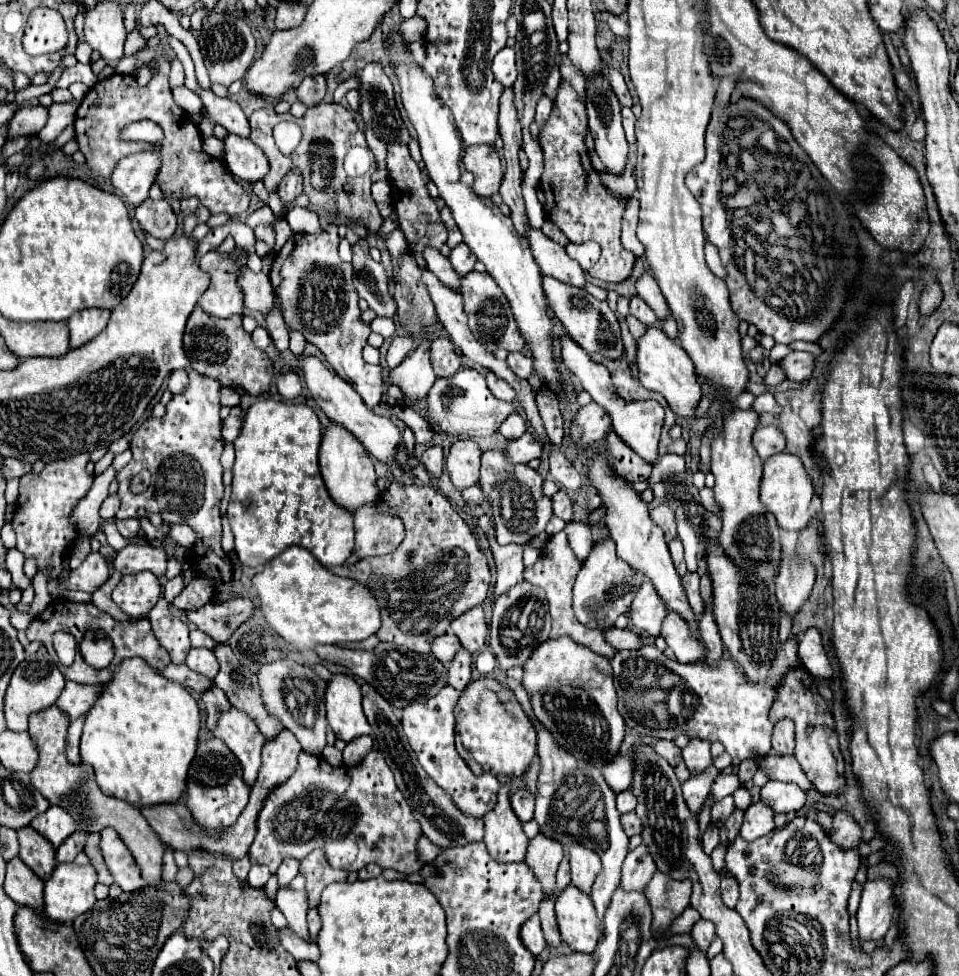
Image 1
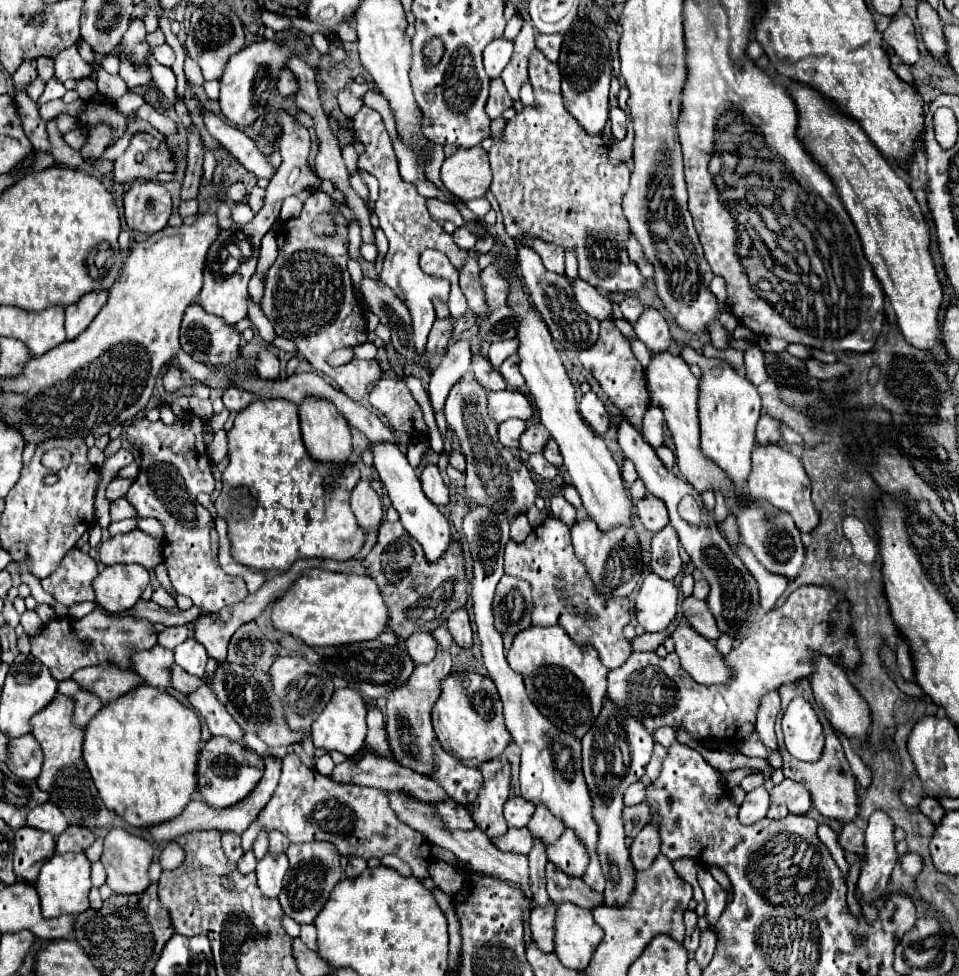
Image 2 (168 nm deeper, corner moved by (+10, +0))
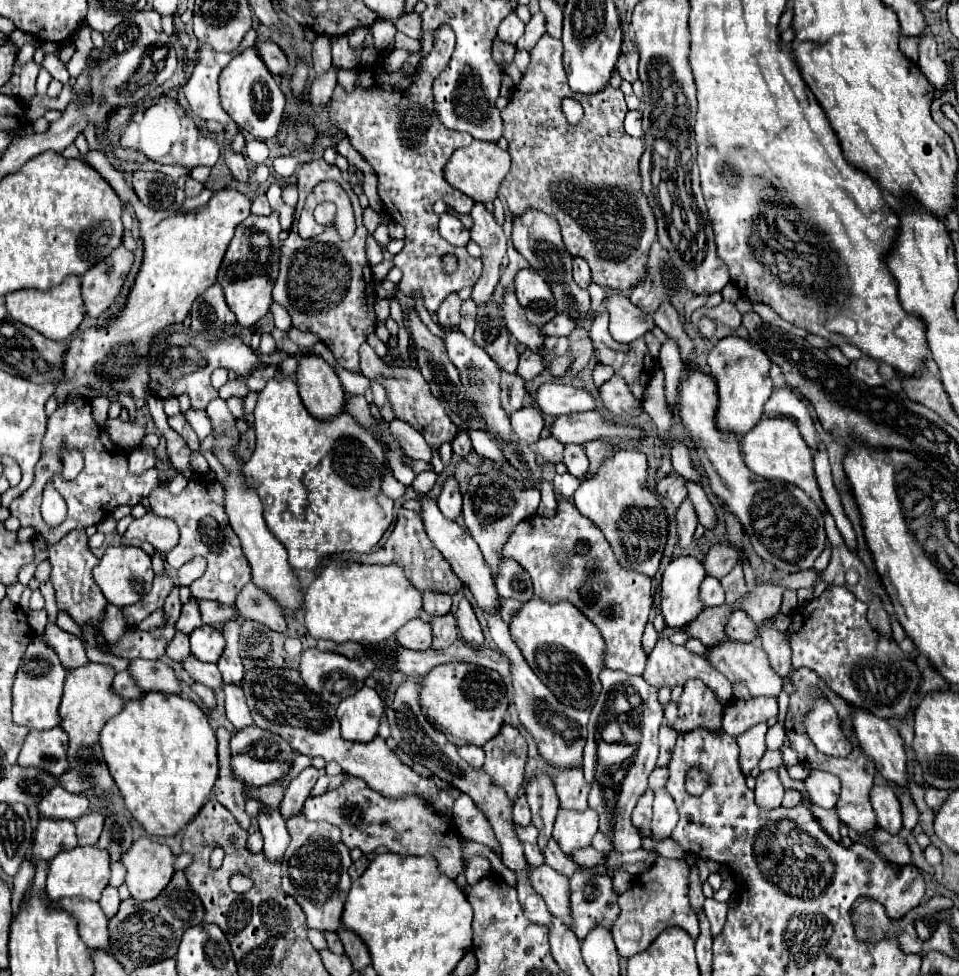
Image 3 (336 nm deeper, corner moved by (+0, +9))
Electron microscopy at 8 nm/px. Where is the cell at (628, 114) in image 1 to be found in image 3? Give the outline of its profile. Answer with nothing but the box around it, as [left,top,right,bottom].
[625,110,643,138]

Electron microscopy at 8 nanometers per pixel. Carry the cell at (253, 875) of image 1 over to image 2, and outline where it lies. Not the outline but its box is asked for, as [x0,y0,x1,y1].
[237,851,257,875]

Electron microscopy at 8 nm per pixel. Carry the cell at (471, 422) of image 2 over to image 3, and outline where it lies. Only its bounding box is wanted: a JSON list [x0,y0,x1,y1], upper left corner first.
[443,328,517,440]

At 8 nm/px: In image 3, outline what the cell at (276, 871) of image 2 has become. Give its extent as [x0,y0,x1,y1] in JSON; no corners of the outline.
[257,806,289,862]

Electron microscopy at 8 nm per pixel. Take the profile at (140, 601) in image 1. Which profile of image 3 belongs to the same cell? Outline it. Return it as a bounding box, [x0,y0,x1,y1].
[93,546,155,608]

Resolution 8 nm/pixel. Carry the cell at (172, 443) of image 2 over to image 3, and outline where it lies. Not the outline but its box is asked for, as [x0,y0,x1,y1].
[149,482,251,606]

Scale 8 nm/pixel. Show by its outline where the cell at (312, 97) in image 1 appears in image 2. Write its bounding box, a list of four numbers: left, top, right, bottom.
[277,69,299,97]

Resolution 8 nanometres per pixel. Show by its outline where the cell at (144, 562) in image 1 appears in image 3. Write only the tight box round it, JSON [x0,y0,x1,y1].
[125,512,179,552]

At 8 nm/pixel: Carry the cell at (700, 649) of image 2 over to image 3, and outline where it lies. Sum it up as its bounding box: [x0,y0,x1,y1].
[707,640,783,698]

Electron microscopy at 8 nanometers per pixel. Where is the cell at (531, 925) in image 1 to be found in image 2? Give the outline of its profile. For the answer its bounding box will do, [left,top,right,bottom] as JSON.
[529,903,557,953]

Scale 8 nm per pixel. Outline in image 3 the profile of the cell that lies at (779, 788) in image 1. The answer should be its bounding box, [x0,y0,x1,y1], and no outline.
[805,770,841,808]

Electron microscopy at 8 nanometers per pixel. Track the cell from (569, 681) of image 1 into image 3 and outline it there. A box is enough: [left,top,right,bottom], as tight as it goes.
[509,598,605,708]

